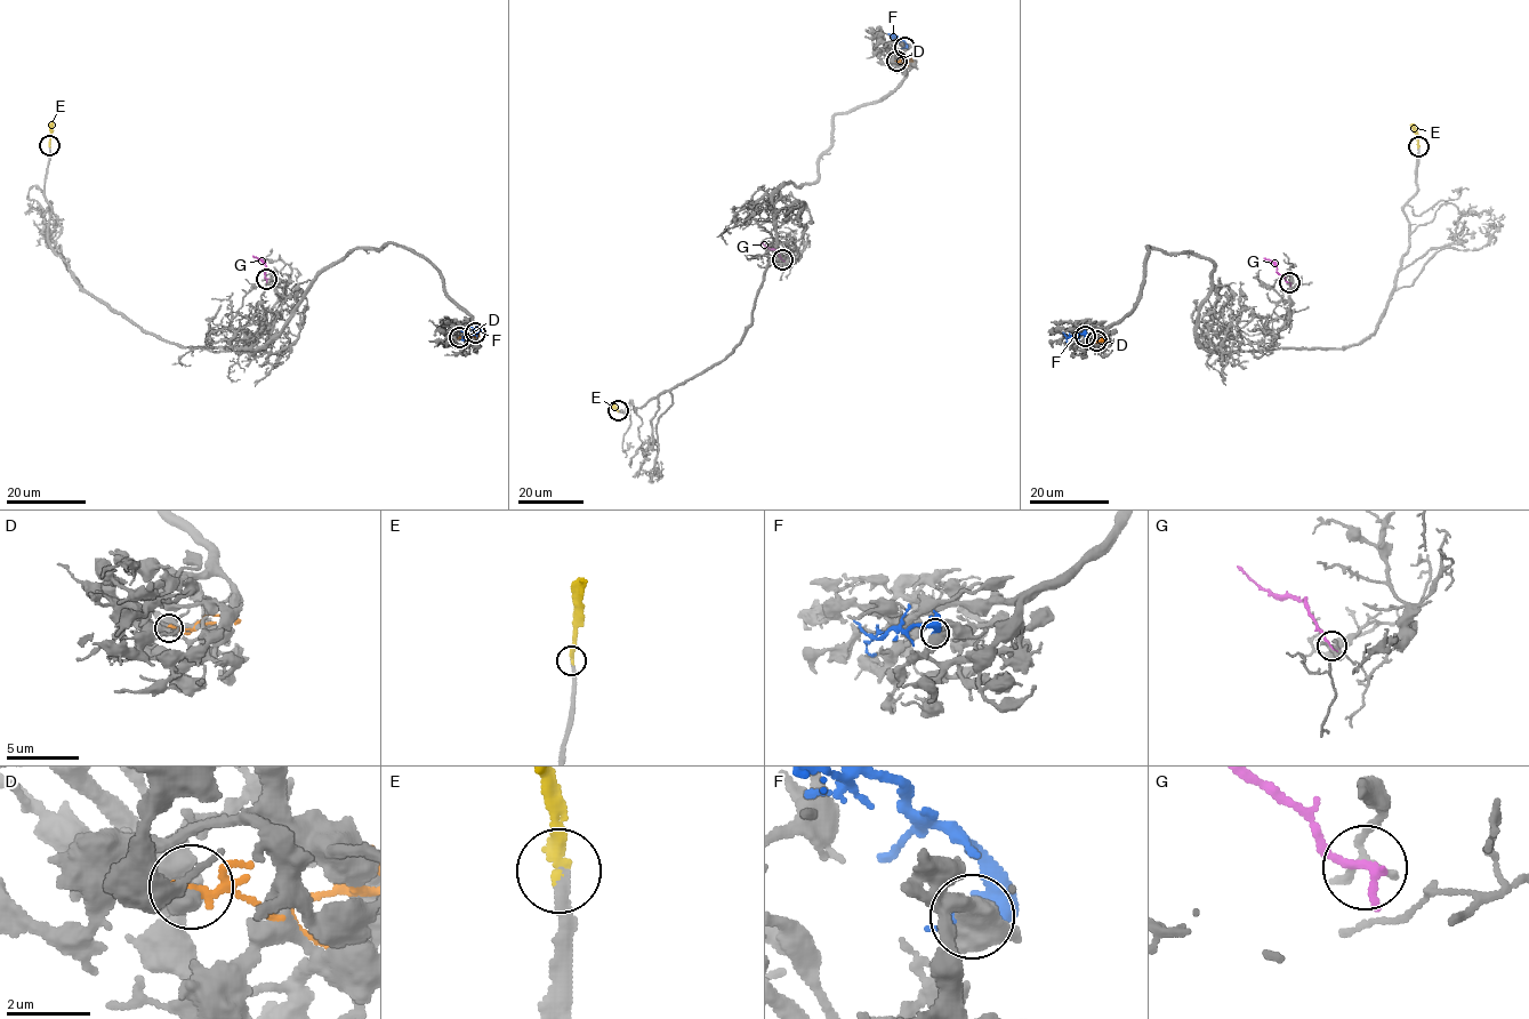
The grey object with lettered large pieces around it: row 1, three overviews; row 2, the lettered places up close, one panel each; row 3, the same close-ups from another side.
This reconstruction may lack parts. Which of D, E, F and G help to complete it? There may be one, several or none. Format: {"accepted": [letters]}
{"accepted": ["E"]}

